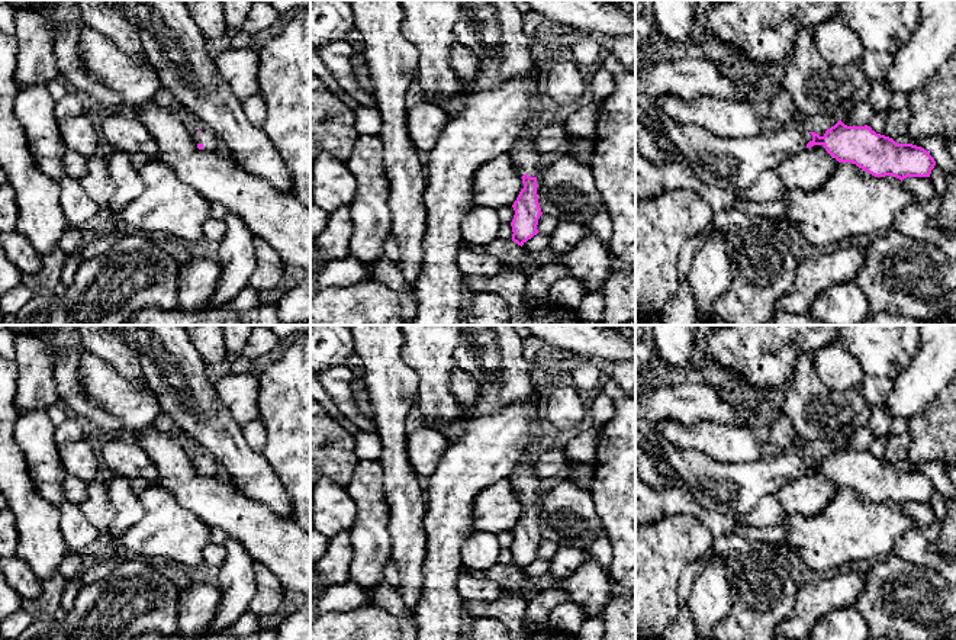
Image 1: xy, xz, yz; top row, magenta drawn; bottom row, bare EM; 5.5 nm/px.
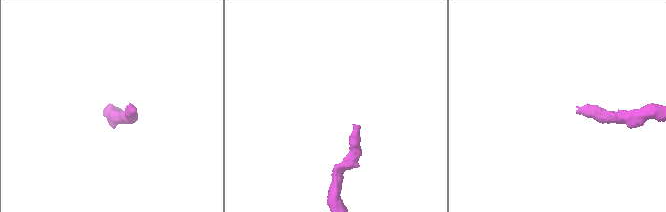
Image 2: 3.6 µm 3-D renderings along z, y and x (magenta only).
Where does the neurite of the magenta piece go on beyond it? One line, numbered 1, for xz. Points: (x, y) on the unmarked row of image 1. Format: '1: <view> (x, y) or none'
1: xz (492, 353)

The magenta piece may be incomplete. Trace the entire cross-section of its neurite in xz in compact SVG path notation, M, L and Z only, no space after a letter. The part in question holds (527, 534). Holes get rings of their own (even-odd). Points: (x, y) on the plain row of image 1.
M460 325L460 341L454 351L457 367L476 376L480 380L480 396L473 409L473 415L492 415L514 403L528 403L537 401L538 406L532 412L529 425L531 440L527 448L521 453L516 466L509 475L512 489L516 492L524 514L519 517L512 533L515 536L512 551L512 566L524 570L528 565L538 559L537 550L543 540L537 521L537 501L541 496L540 479L532 463L522 459L527 451L532 451L534 443L543 437L543 427L538 412L544 408L538 392L531 380L531 364L522 354L522 338L516 334L515 325Z

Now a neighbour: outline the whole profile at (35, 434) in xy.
M20 414L15 425L15 440L26 457L28 472L38 493L54 505L65 502L62 483L70 475L59 459L55 425L48 414Z

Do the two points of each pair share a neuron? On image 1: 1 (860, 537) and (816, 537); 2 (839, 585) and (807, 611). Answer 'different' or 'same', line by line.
1: same
2: same

